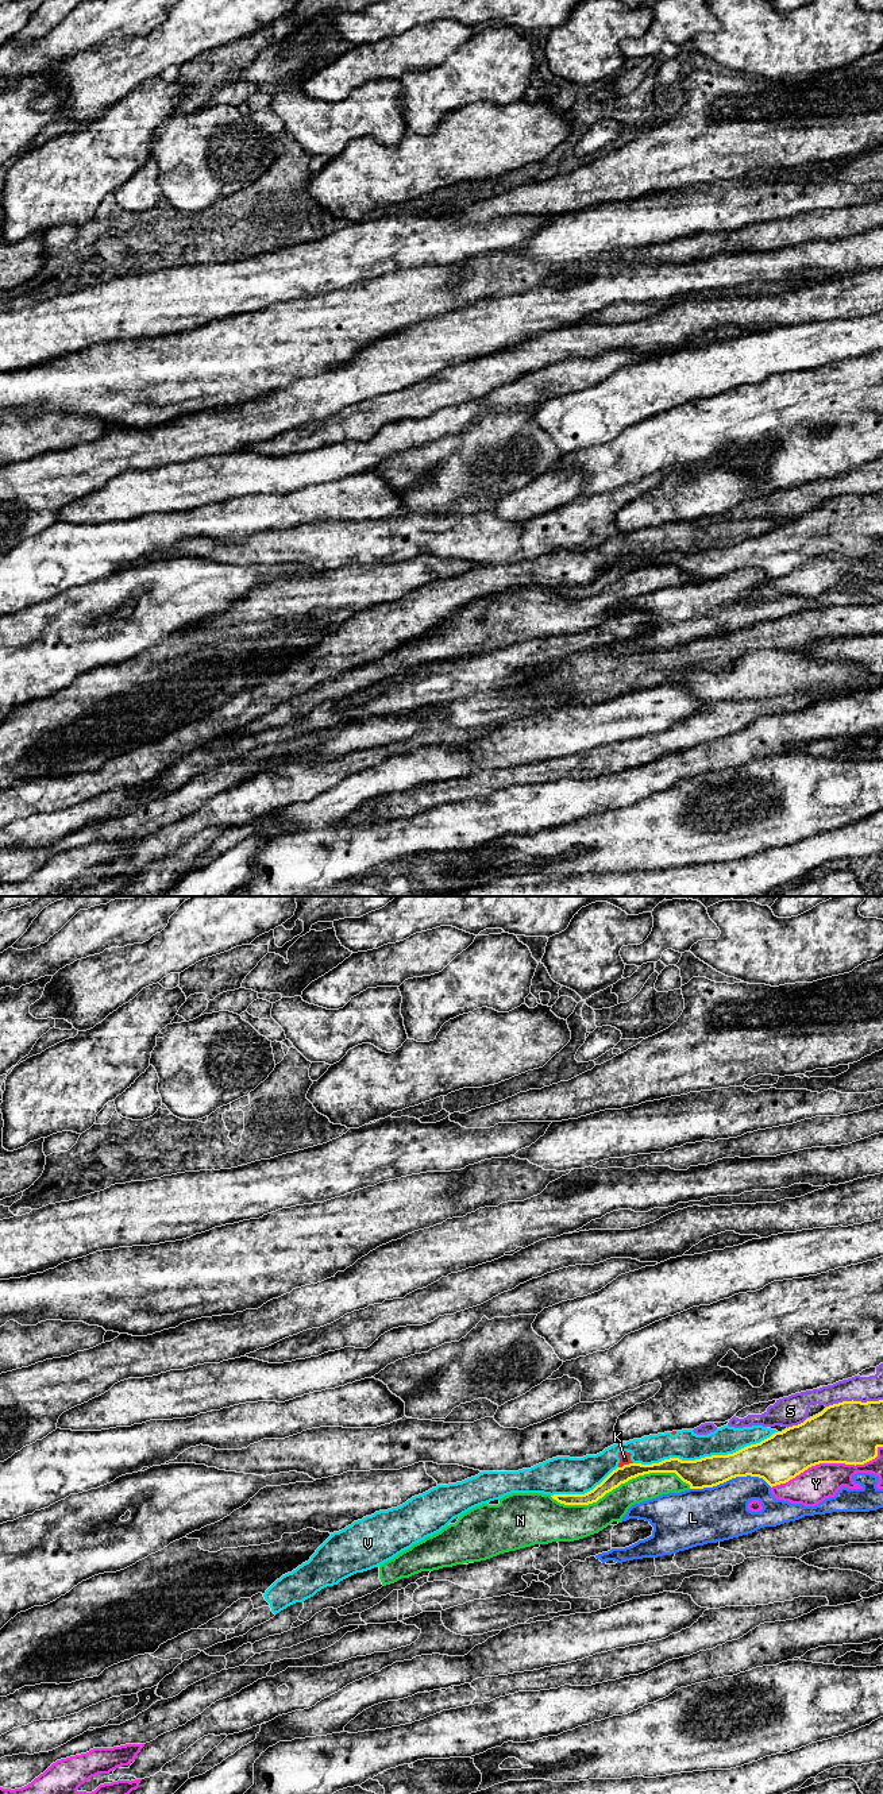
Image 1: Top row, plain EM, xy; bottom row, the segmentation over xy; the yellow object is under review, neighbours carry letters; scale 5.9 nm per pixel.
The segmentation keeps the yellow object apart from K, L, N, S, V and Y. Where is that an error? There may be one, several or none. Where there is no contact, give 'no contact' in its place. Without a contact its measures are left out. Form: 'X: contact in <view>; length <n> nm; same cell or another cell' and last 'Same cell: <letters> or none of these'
K: contact in xy; length 90 nm; another cell
L: contact in xy; length 480 nm; another cell
N: contact in xy; length 850 nm; another cell
S: contact in xy; length 340 nm; another cell
V: contact in xy; length 850 nm; another cell
Y: contact in xy; length 700 nm; another cell
Same cell: none of these

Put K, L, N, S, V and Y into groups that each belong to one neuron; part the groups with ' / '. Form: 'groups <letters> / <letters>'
groups K V / L / N / S / Y

